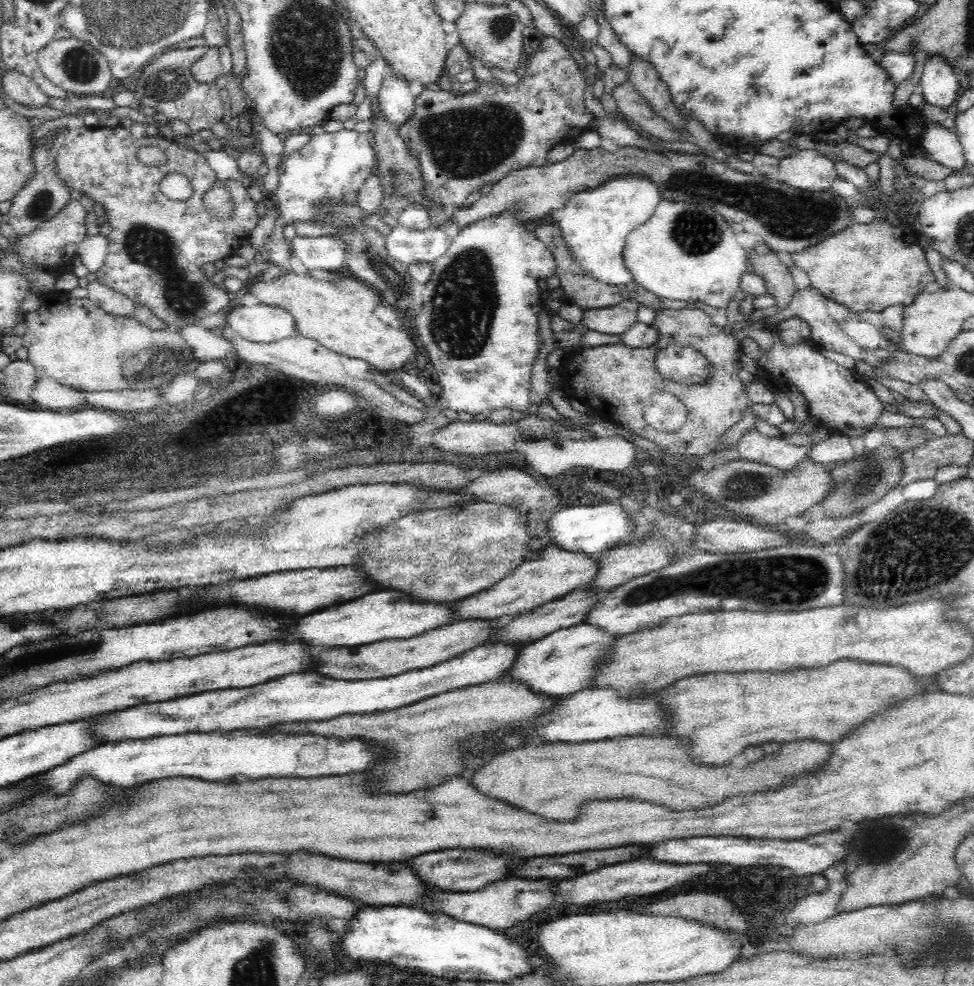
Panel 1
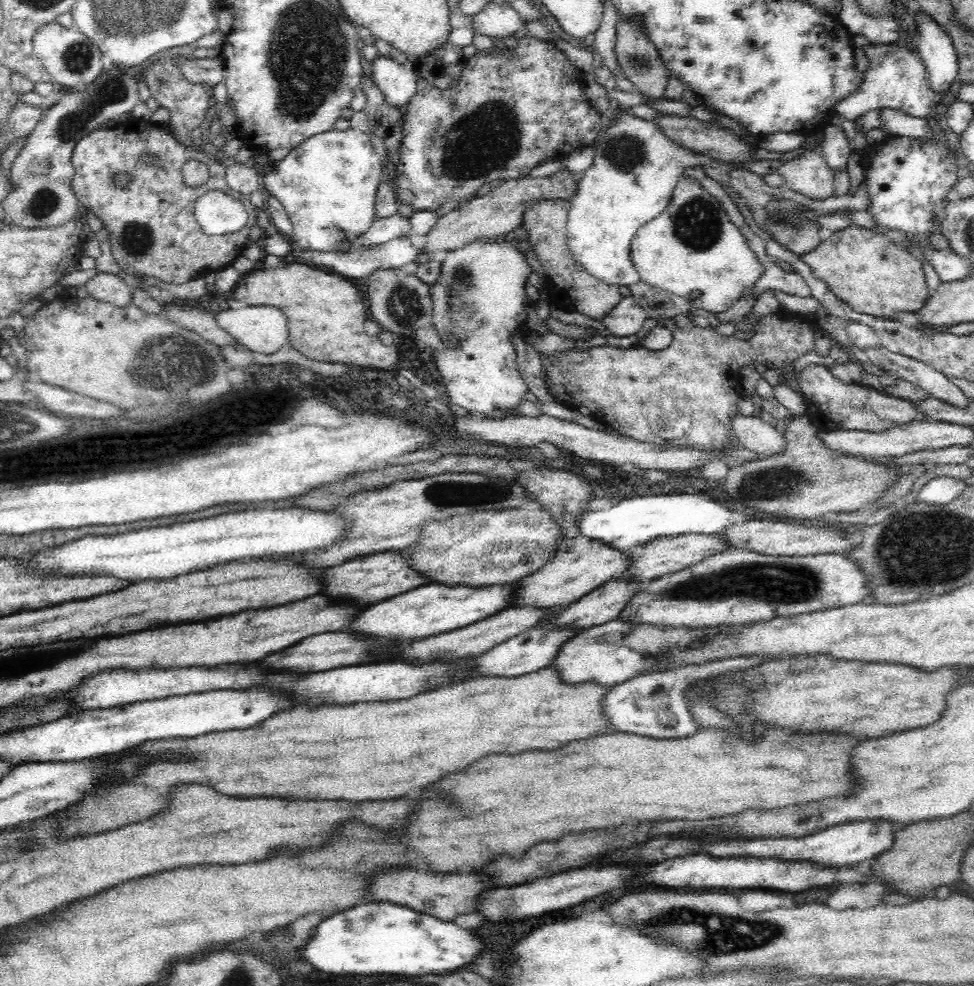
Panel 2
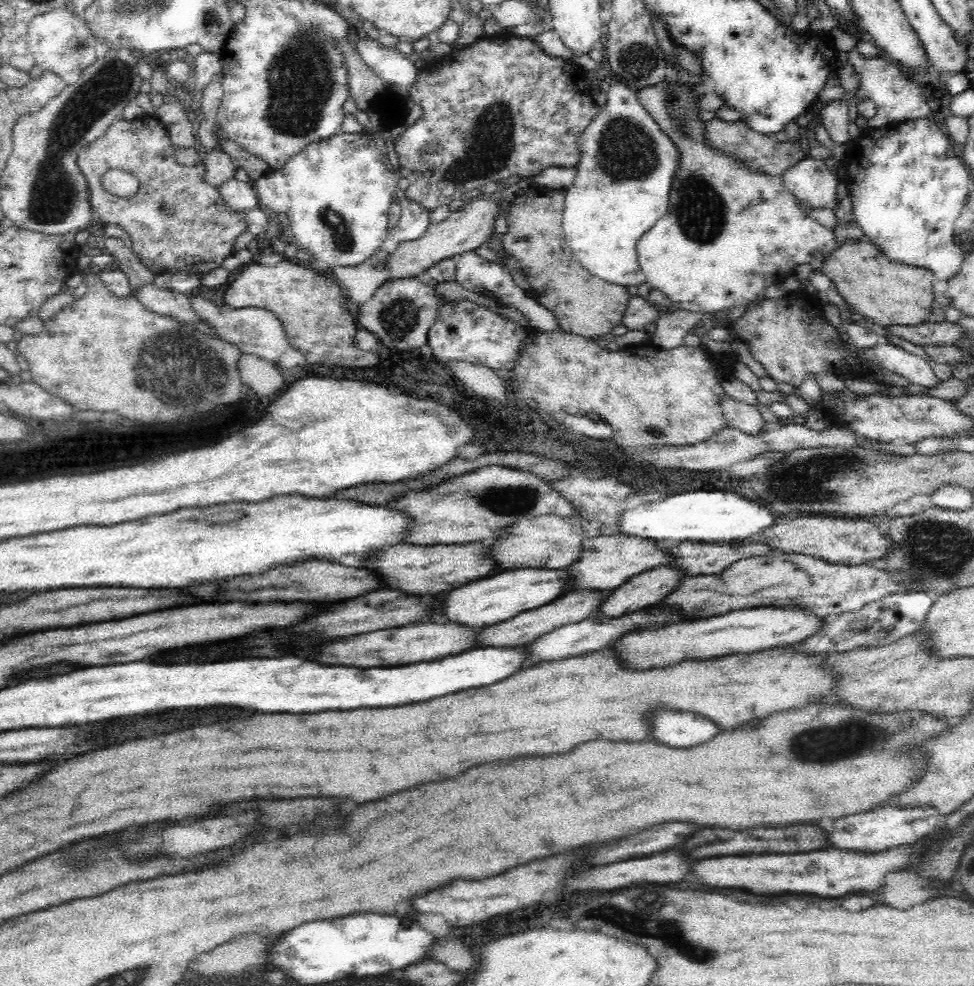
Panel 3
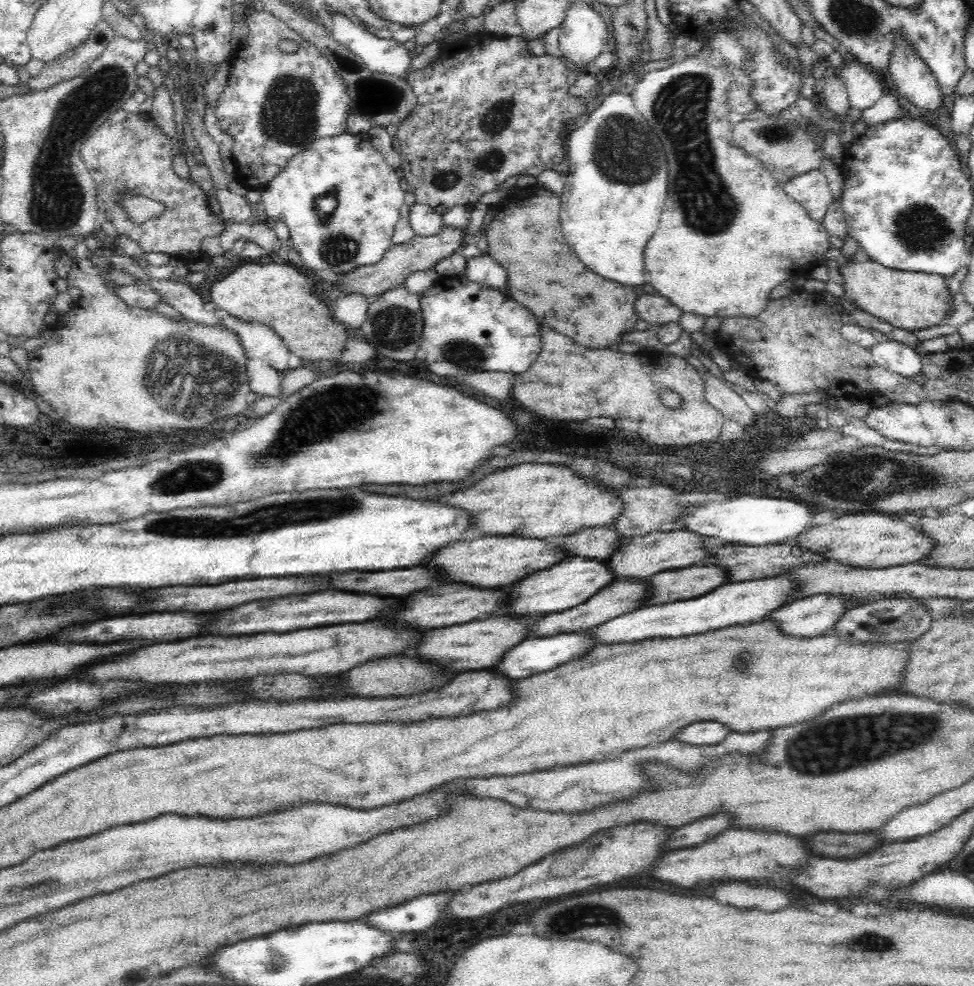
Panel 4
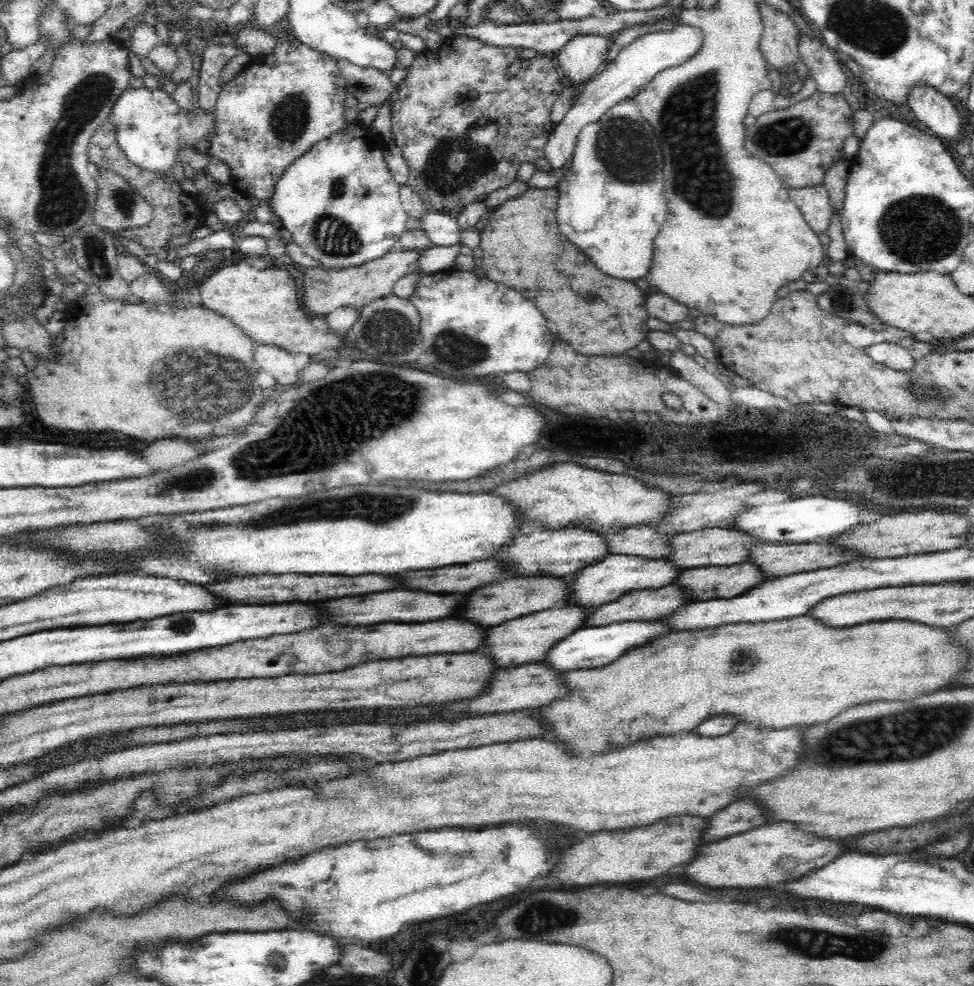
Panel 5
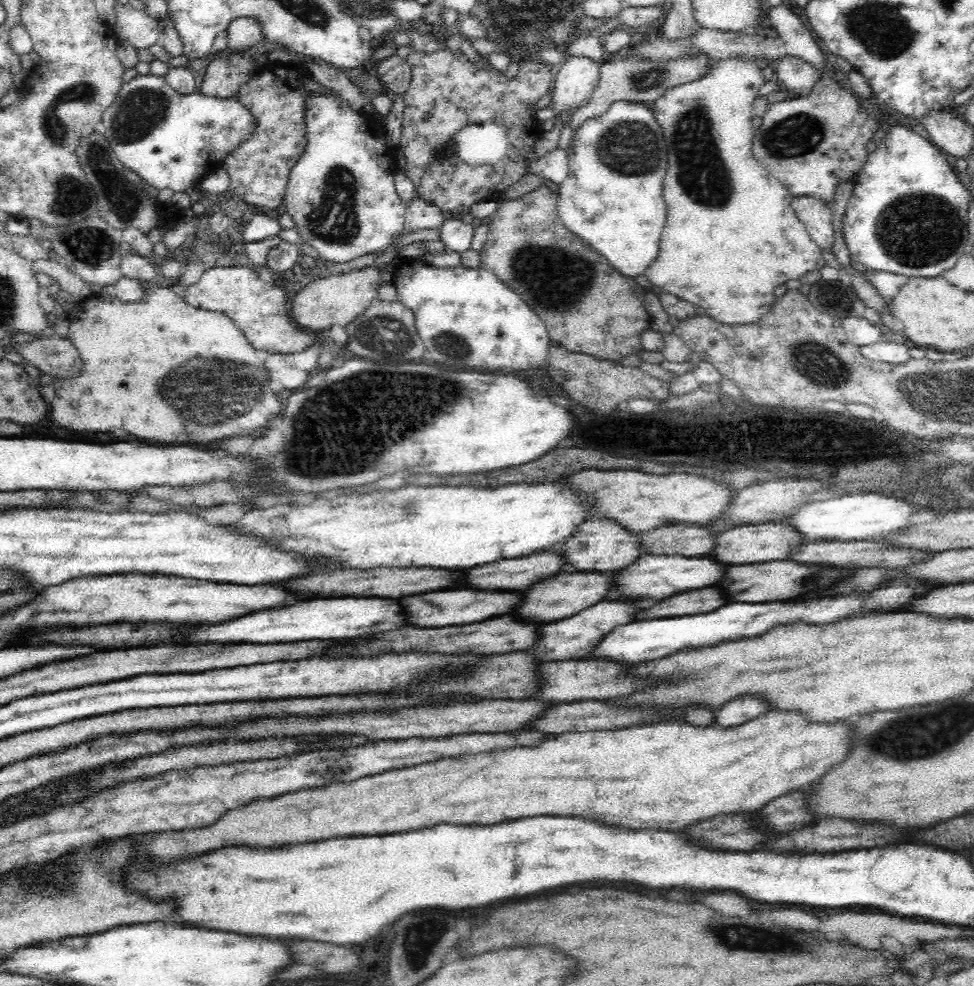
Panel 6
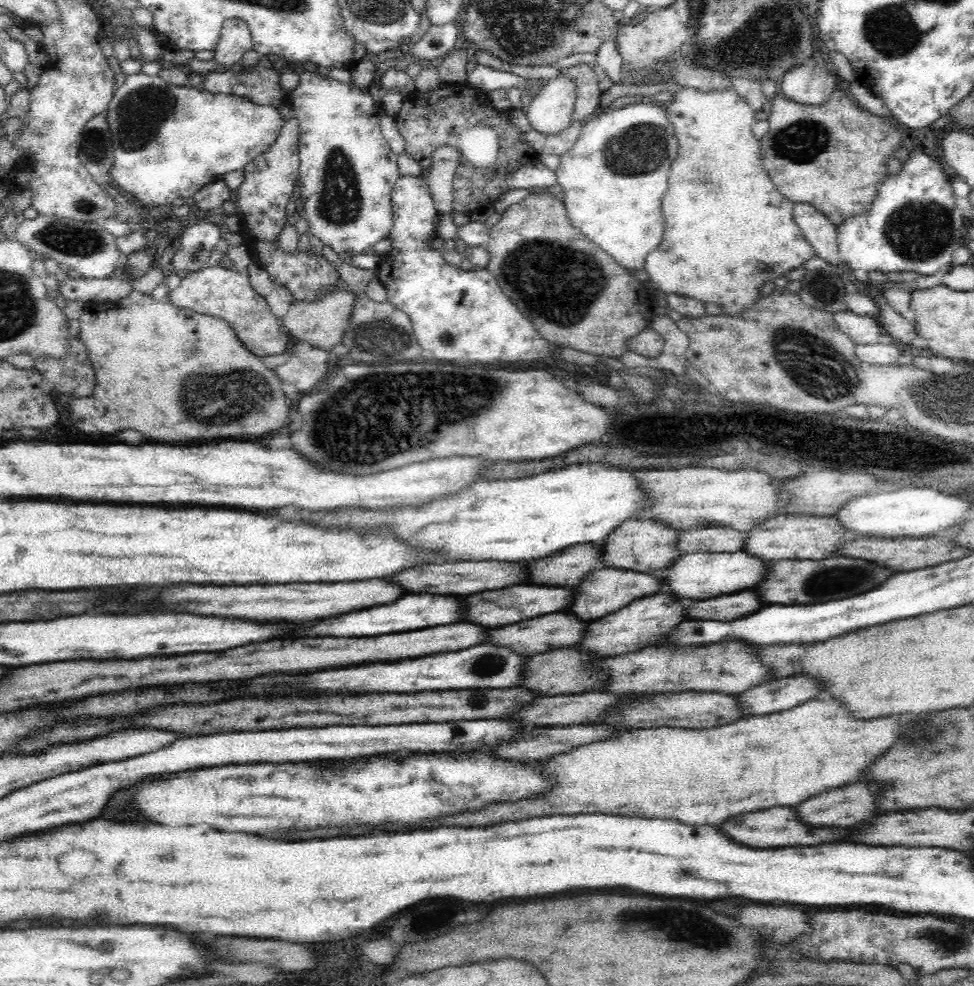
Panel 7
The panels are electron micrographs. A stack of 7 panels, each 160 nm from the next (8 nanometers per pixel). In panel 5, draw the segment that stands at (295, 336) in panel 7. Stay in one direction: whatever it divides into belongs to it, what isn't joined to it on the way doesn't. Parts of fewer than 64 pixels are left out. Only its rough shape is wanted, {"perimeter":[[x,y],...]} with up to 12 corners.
{"perimeter":[[419,251],[348,268],[308,268],[304,307],[360,310],[419,271]]}

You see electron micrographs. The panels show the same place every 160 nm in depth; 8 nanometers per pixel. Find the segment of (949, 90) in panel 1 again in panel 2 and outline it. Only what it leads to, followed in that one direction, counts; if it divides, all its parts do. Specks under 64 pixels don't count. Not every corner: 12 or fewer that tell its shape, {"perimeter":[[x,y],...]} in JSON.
{"perimeter":[[922,17],[918,57],[931,93],[958,80],[956,47],[930,17]]}

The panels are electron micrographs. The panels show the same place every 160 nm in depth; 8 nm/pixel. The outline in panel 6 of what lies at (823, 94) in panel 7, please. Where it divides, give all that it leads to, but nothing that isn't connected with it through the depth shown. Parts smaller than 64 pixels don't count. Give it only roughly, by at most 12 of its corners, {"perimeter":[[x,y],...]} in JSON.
{"perimeter":[[792,55],[775,66],[775,79],[794,98],[808,98],[822,71]]}

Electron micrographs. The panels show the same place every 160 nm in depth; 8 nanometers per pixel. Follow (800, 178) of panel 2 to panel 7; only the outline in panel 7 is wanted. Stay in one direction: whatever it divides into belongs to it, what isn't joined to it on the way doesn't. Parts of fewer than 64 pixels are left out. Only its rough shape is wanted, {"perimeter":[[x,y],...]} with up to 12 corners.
{"perimeter":[[796,203],[794,223],[828,264],[840,262],[837,226],[808,203]]}

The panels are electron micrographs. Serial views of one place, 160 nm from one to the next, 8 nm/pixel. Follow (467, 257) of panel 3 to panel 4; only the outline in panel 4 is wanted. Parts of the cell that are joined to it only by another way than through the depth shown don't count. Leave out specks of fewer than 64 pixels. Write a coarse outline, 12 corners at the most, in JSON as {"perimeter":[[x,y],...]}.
{"perimeter":[[490,255],[467,259],[463,277],[508,293],[506,269]]}

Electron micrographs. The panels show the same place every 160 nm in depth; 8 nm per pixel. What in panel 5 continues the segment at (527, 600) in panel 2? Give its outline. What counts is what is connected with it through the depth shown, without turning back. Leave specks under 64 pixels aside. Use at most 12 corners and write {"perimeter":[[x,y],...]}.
{"perimeter":[[732,528],[668,538],[678,569],[749,563],[759,538]]}

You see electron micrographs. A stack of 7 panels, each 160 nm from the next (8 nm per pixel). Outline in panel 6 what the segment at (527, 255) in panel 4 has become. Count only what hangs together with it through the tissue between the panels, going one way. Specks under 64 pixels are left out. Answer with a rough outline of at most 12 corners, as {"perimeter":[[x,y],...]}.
{"perimeter":[[541,184],[486,220],[479,268],[566,350],[642,351],[648,289]]}

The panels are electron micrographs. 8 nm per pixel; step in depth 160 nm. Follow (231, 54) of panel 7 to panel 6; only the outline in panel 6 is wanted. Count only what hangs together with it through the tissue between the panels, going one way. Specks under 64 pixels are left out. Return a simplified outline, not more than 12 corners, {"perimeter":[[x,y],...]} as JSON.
{"perimeter":[[248,17],[227,26],[227,48],[261,49],[260,23]]}

